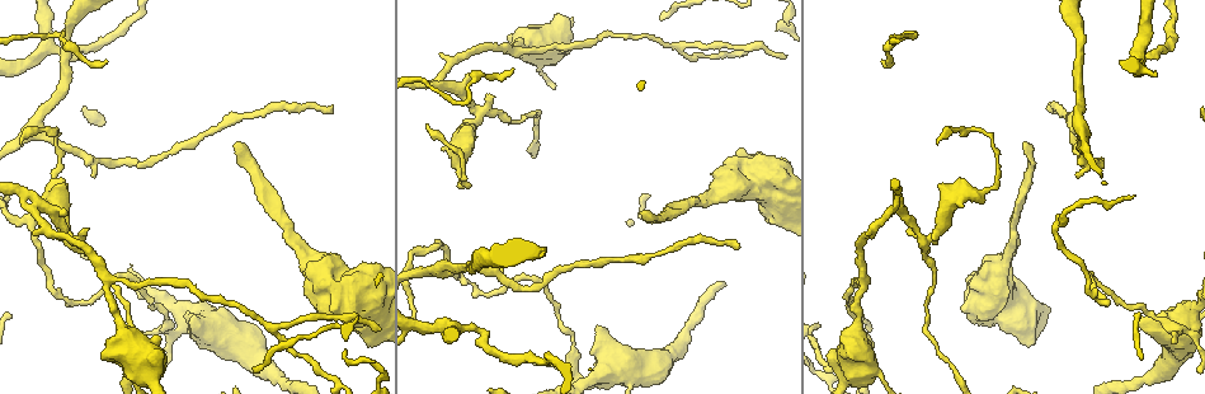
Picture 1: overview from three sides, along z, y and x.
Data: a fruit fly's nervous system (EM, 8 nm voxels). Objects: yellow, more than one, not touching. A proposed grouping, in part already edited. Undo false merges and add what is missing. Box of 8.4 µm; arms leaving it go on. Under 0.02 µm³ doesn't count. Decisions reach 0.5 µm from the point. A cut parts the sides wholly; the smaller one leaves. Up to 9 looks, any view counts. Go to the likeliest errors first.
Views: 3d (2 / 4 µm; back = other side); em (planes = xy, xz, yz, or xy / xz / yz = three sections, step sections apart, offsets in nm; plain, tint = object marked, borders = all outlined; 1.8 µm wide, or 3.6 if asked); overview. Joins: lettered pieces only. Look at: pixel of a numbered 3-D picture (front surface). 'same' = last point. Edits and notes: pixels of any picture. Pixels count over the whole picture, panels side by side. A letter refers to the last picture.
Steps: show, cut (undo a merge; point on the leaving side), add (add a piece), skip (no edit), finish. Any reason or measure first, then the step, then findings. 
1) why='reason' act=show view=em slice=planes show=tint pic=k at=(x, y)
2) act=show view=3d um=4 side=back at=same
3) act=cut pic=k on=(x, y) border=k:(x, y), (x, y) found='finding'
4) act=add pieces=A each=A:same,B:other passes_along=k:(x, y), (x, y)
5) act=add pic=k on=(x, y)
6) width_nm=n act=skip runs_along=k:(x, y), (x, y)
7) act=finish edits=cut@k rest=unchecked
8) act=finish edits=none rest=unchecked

act=show view=3d um=2 pic=1 at=(889, 210)

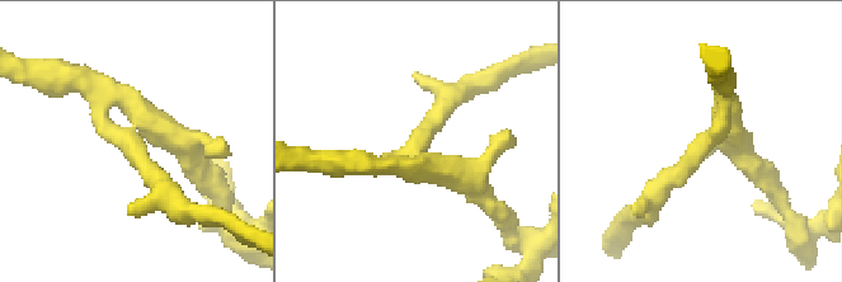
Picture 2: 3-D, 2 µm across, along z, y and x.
arms=3 act=show view=em slice=planes show=tint pic=2 at=(699, 147)

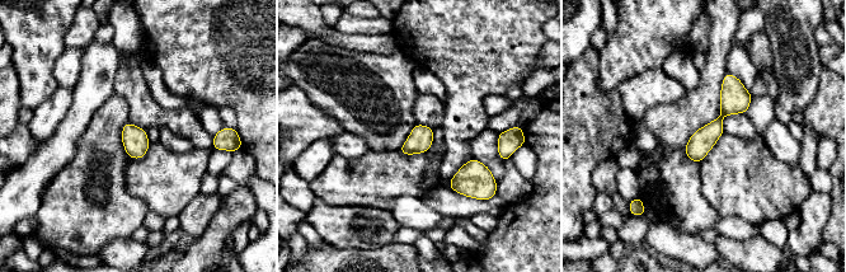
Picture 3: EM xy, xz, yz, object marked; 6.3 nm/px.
act=show view=em slice=planes show=borders at=same

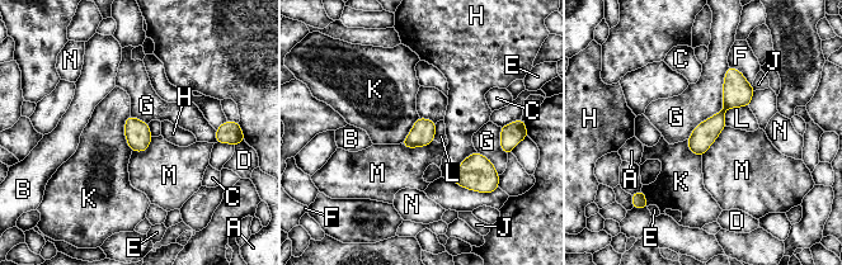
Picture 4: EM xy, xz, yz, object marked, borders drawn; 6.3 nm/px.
act=skip each=A:other,B:other,C:other,D:other,E:other,F:other,G:other,H:other,J:other,K:other,L:other,M:other,N:other runs_along=4:(730, 70), (730, 99), (696, 151) found='continuous, no second neuron'

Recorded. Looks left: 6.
why='end of a long branch' act=show view=3d um=4 pic=1 at=(643, 210)

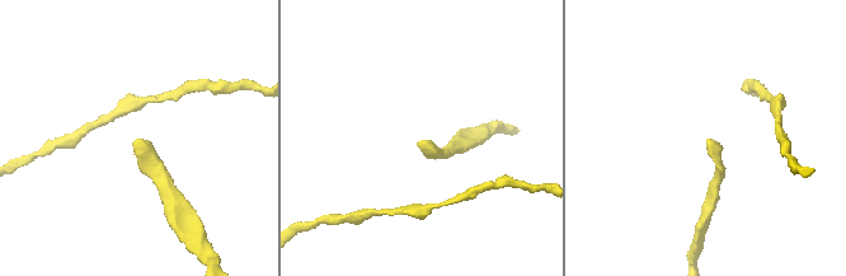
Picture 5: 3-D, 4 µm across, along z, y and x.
act=show view=em slice=planes show=plain pic=5 at=(709, 139)

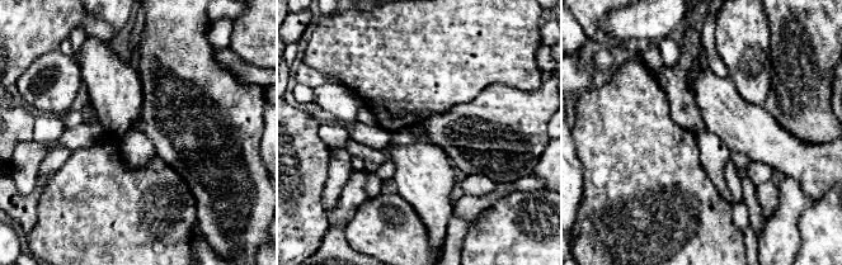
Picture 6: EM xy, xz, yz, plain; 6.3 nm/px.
act=show view=em slice=planes show=borders at=same

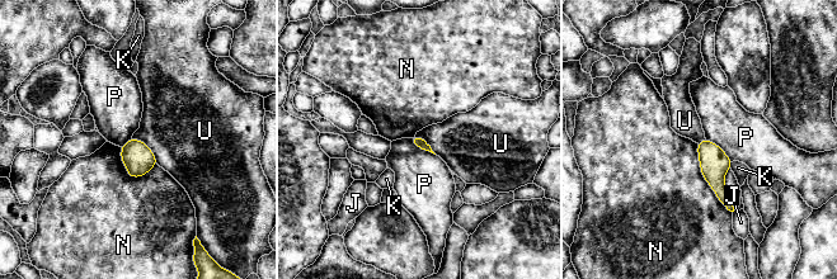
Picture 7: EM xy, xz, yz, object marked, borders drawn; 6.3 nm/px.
longest_contact=N:500nm act=skip each=J:other,K:other,N:other,P:other,U:other found='no lettered piece goes on from it'

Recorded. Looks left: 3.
why='abrupt turn' act=show view=em slice=planes show=tint pic=1 at=(357, 301)

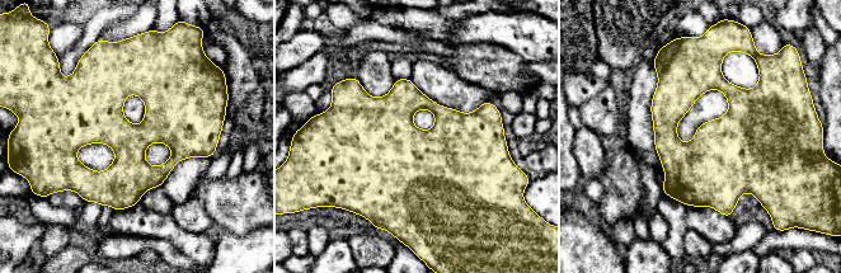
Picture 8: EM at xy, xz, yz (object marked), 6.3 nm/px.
why='see the neighbours' act=show view=em slice=planes show=borders at=same

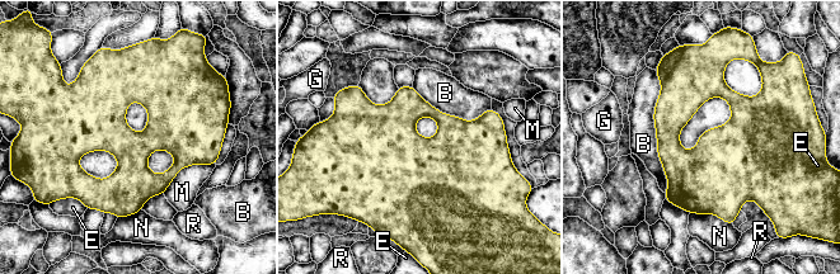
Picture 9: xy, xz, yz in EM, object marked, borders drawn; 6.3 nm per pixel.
act=skip each=B:other,E:other,G:other,M:other,N:other,R:other border=9:(653, 70), (665, 193) found='all the same neuron'

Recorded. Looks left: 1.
act=finish edits=none rest=unchecked

